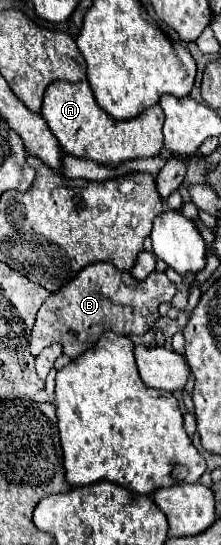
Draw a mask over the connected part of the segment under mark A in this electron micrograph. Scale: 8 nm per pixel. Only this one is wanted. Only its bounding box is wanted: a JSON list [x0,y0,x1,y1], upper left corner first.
[41,82,163,166]

